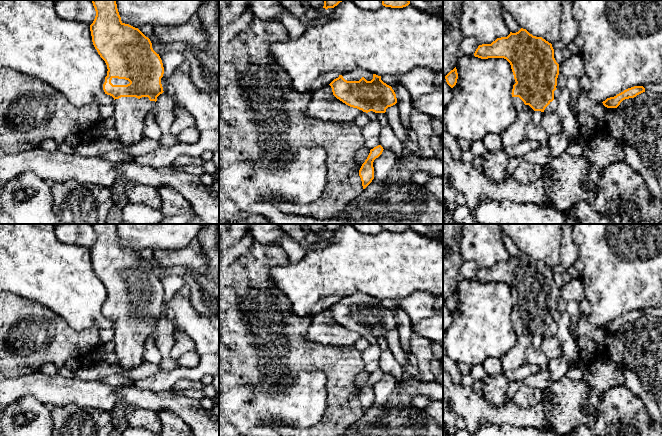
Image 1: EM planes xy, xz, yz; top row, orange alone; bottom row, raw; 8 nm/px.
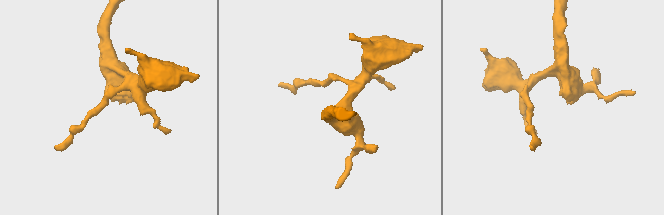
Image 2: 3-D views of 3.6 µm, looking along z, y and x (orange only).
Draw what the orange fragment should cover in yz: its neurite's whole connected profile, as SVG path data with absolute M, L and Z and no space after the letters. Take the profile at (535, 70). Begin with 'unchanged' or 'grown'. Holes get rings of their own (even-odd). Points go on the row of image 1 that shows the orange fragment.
grown; M523 28L516 33L510 32L507 37L497 38L491 44L479 45L474 56L481 59L504 58L511 65L516 82L511 93L516 109L516 121L506 132L501 134L505 150L526 138L526 127L531 122L533 113L535 111L544 112L545 108L554 100L559 64L554 58L552 44L542 37L533 36Z

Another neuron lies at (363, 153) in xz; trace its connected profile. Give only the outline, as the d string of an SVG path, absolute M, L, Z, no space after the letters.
M363 147L358 151L358 153L355 157L355 164L356 164L356 167L358 170L360 170L362 164L367 159L369 153L370 153L370 150L366 147Z

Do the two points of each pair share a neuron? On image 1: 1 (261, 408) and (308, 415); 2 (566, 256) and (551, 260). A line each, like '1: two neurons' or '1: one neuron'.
1: one neuron
2: two neurons

